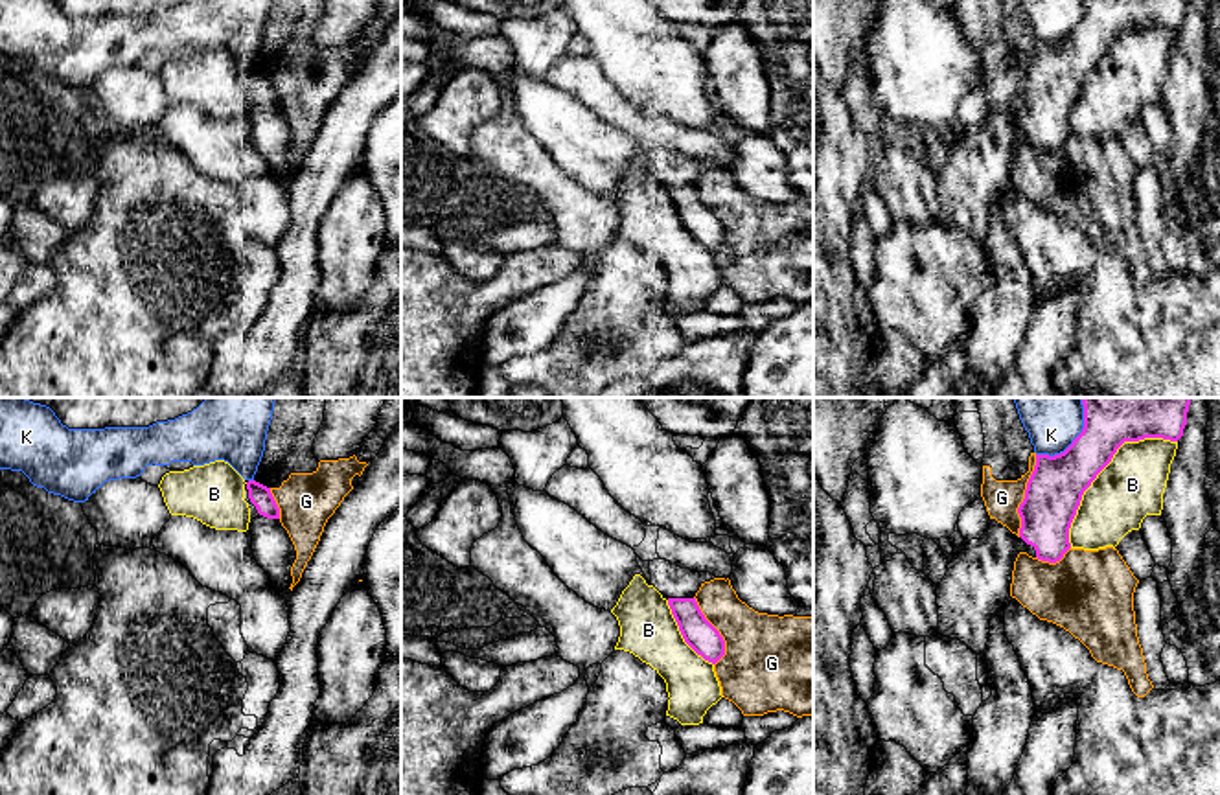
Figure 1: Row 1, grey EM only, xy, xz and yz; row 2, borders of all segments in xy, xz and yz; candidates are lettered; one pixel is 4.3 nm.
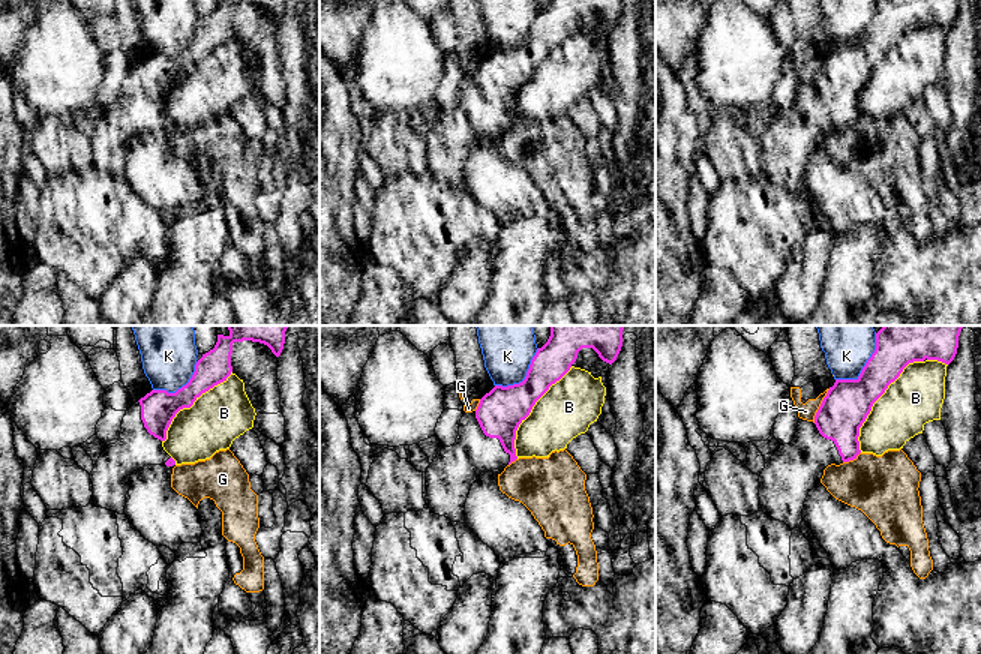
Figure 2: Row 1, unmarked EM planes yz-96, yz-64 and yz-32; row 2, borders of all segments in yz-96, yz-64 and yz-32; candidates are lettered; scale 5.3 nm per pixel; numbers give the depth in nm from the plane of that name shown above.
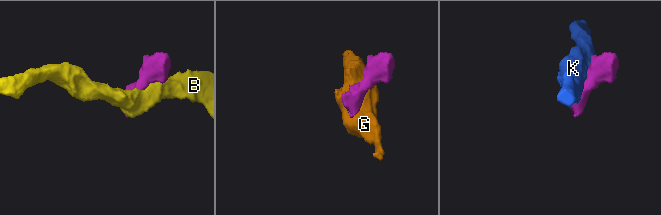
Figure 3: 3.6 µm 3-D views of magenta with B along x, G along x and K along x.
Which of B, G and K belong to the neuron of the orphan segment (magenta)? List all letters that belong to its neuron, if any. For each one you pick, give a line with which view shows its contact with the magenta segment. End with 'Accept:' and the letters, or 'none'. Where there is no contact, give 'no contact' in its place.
Accept: none

